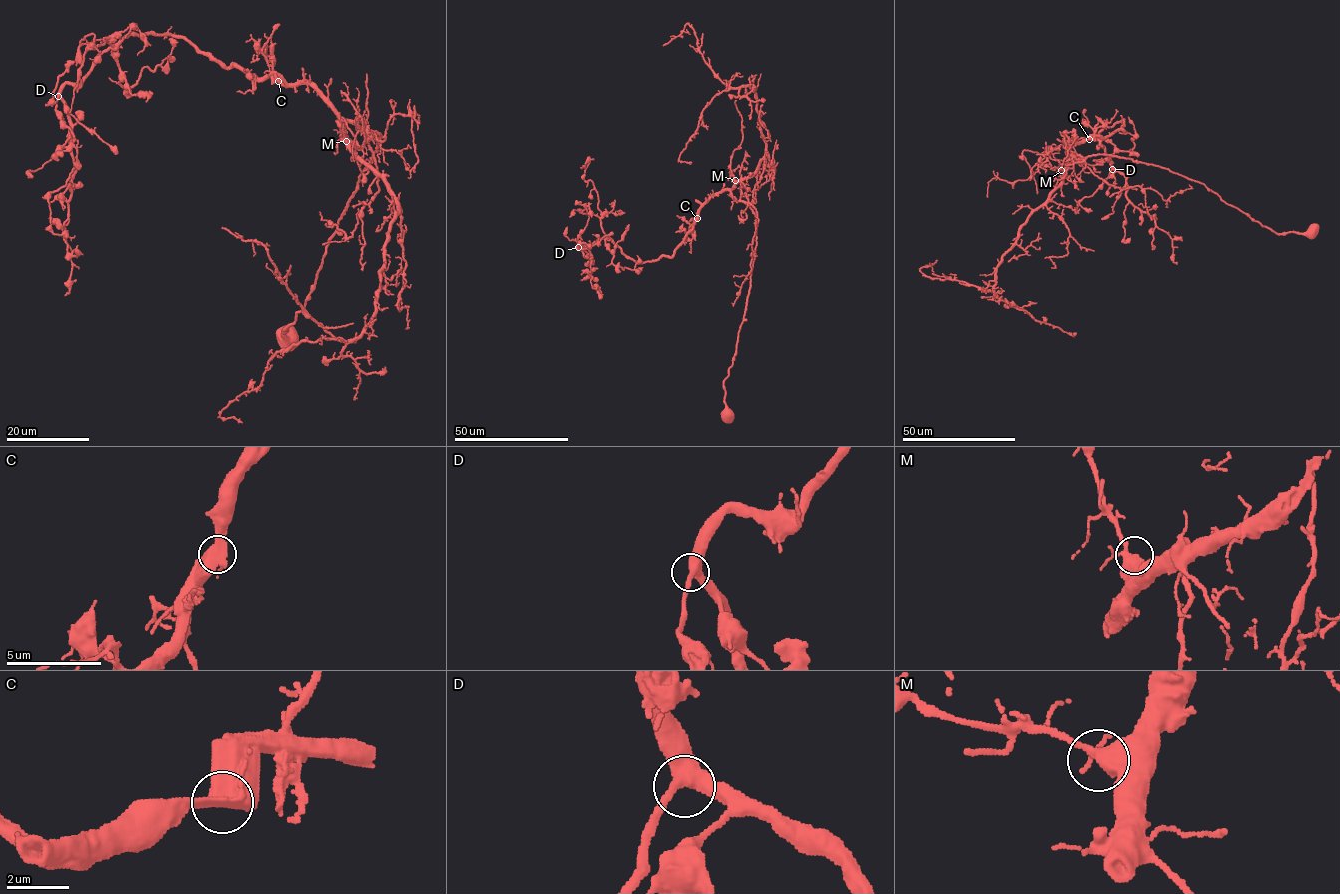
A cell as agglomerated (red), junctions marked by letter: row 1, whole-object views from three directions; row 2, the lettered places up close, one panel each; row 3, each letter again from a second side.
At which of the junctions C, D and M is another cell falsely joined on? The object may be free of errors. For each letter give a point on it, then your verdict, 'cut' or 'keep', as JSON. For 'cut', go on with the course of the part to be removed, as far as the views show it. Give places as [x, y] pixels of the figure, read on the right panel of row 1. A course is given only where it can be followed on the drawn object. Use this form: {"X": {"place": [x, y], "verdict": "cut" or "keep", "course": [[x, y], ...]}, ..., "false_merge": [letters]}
{"C": {"place": [1089, 139], "verdict": "keep"}, "D": {"place": [1112, 169], "verdict": "keep"}, "M": {"place": [1061, 170], "verdict": "keep"}, "false_merge": []}

